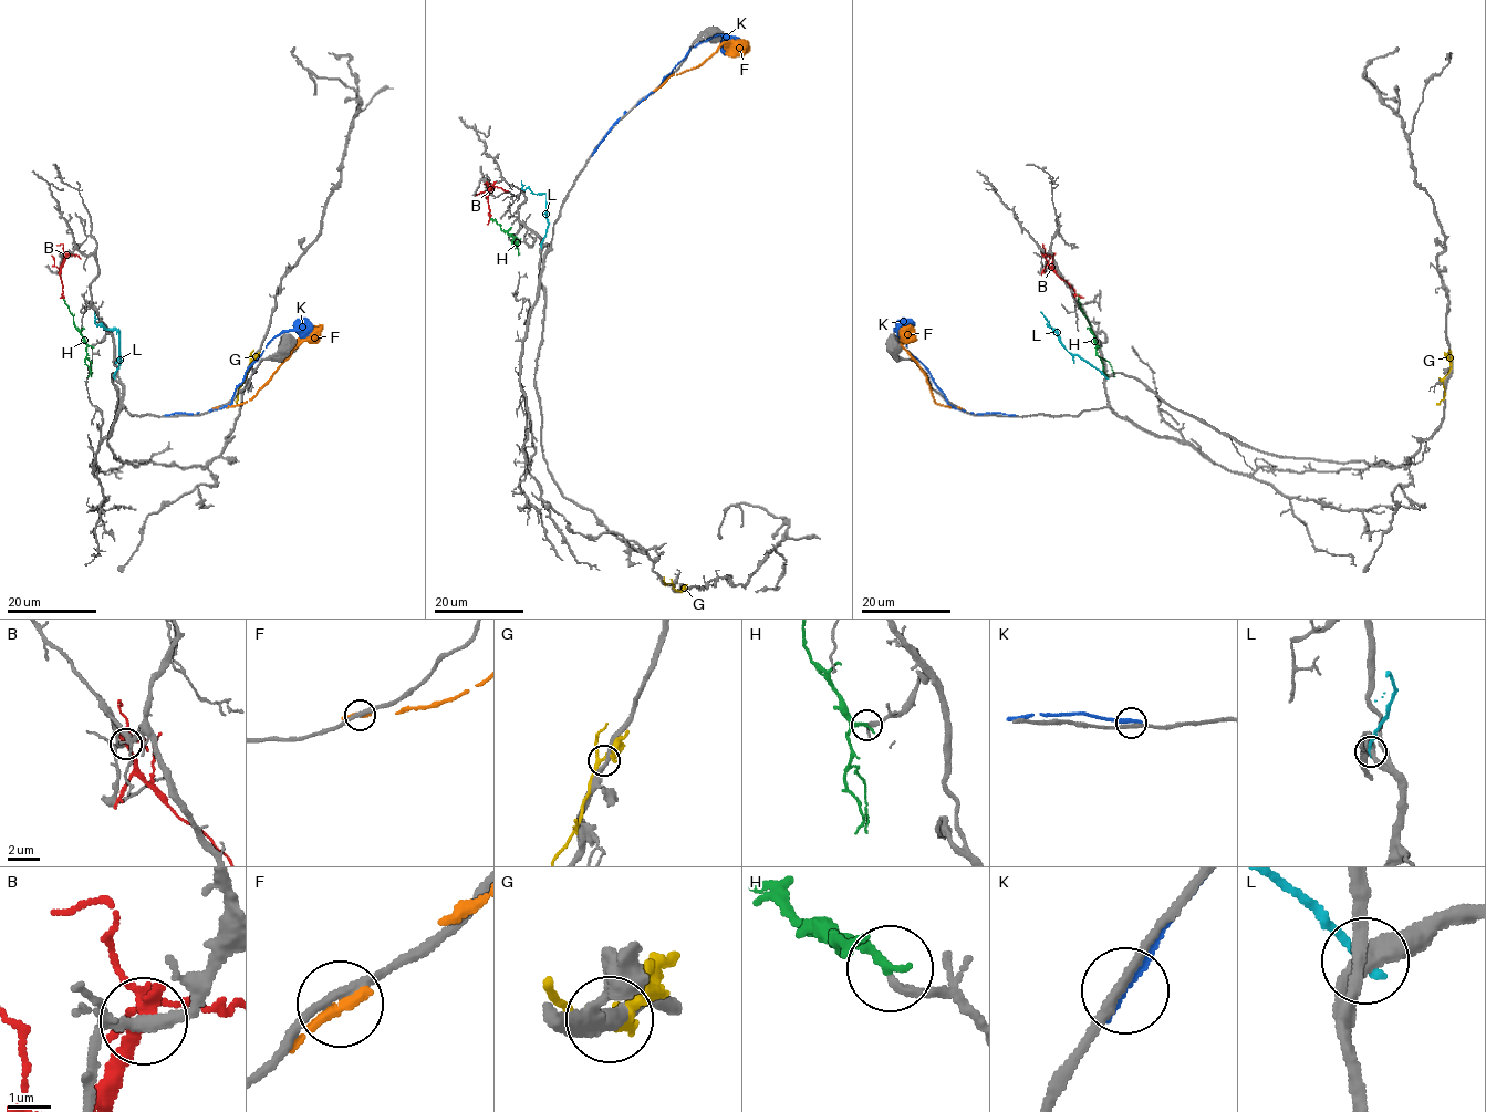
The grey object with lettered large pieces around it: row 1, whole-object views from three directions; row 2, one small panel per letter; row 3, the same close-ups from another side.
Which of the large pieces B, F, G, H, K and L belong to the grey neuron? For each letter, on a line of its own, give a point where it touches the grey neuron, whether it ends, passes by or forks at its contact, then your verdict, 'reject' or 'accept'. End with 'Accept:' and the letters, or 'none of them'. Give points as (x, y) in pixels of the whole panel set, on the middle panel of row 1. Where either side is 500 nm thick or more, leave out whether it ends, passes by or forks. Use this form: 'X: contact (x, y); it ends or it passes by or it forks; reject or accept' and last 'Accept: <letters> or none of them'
B: contact (494, 185); it forks; reject
F: contact (643, 99); it ends; reject
G: contact (679, 591); it forks; reject
H: contact (518, 239); it ends; accept
K: contact (593, 153); it ends; reject
L: contact (541, 247); it ends; reject
Accept: H

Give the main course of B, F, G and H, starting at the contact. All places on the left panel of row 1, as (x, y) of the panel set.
B: (66, 256), (61, 269), (63, 295), (60, 298)
F: (216, 407), (250, 399), (298, 345), (322, 325)
G: (252, 361), (238, 390), (237, 404)
H: (91, 345), (75, 326), (62, 294)

